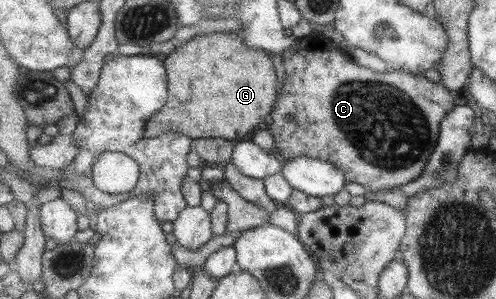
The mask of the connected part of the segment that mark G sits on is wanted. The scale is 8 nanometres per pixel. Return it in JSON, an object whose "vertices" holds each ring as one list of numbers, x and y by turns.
{"vertices":[[212,33,193,37,191,42,168,51,165,58,168,70,168,101,150,119,145,136,157,138,167,132,181,132,192,140,226,138,247,141,251,132,271,114,277,100,277,72,266,50,247,46,243,36,235,33]]}

